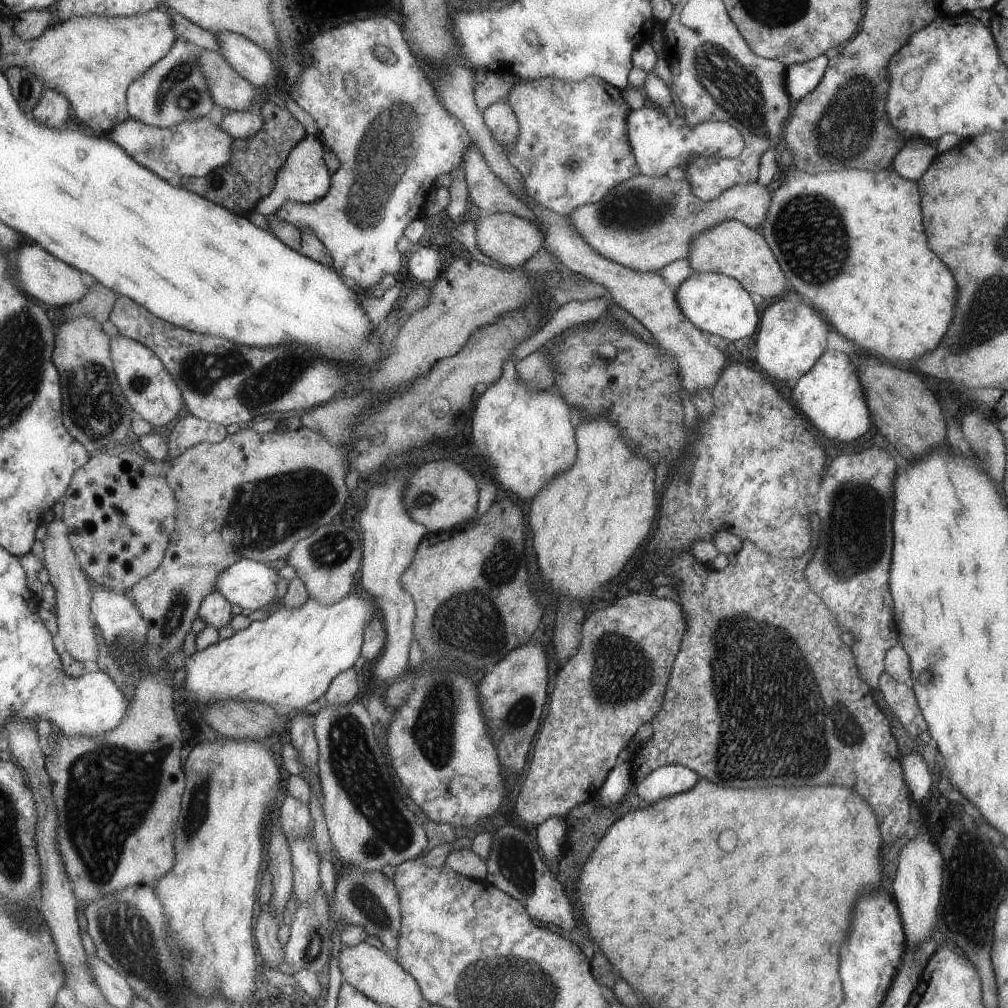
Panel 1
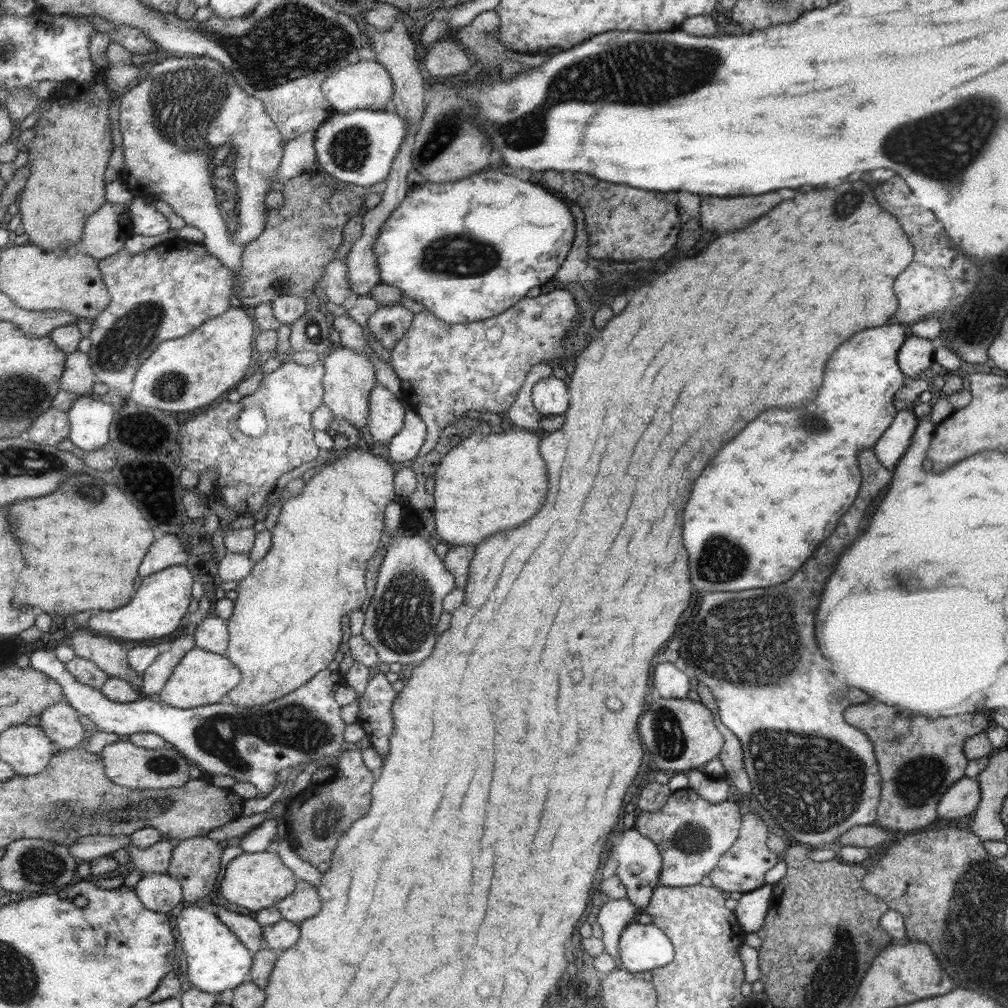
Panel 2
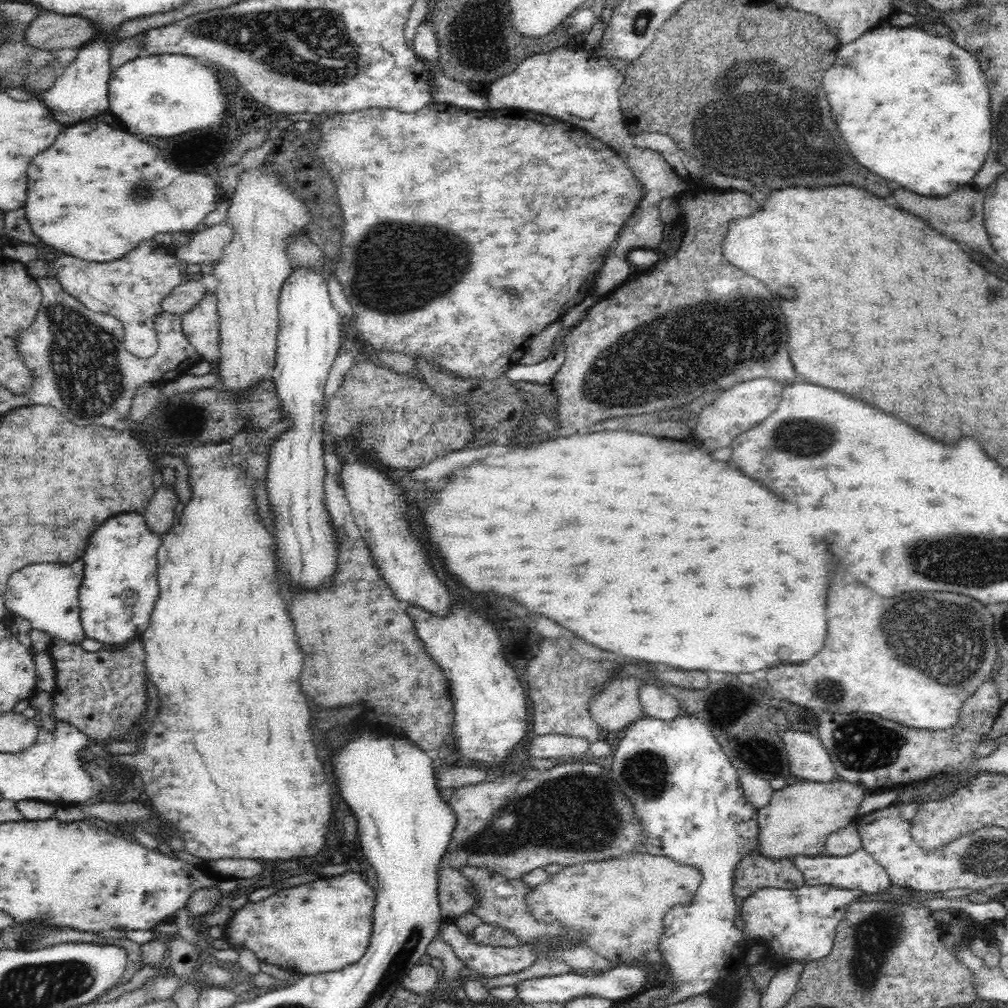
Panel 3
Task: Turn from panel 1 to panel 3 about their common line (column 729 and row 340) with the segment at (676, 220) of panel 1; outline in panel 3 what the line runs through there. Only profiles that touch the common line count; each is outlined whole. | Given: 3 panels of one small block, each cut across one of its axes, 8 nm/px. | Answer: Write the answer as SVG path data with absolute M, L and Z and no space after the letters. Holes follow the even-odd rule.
M207 291L181 316L181 330L192 348L208 362L216 362L219 353L220 315L215 291Z

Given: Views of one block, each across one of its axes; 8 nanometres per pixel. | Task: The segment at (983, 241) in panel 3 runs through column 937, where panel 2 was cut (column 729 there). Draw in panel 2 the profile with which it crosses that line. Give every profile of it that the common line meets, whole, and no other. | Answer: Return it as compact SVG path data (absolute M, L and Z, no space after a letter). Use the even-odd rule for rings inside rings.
M777 192L763 196L741 196L741 198L715 197L703 195L698 210L699 222L705 230L717 230L725 234L727 230L737 230L747 226L761 214L769 212L781 198Z

